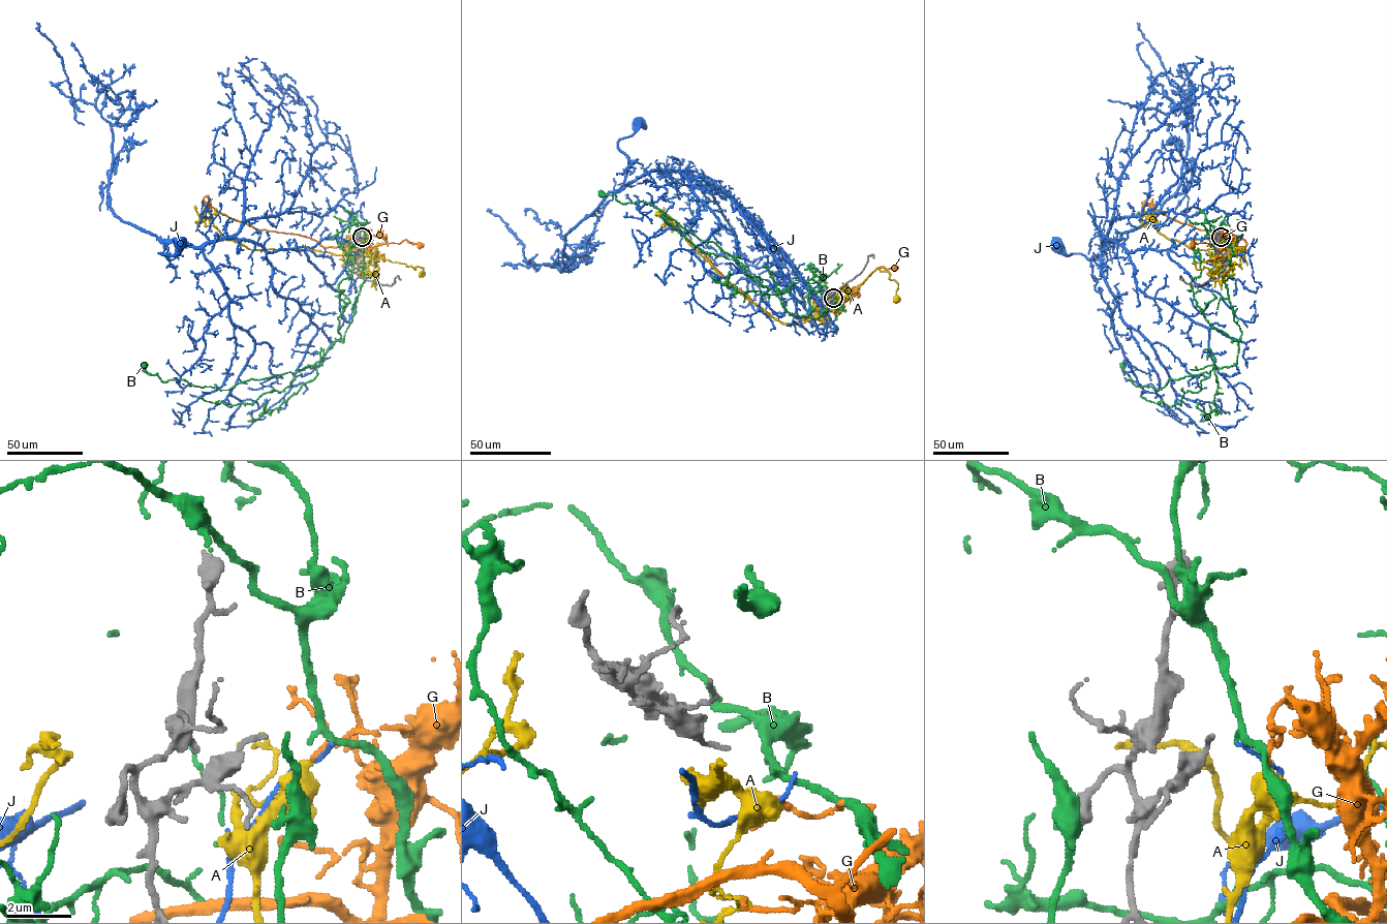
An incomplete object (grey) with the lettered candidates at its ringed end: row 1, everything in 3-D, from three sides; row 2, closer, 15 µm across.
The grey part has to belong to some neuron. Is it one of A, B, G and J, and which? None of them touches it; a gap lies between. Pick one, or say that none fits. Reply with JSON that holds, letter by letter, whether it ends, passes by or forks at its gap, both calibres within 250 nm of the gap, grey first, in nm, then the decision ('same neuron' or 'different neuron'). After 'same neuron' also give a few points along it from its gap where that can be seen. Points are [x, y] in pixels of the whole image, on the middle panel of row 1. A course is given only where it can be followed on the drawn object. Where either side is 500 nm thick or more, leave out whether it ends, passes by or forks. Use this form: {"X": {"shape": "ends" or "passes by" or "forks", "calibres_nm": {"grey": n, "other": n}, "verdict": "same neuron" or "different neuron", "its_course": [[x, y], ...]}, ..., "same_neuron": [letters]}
{"A": {"shape": "passes by", "calibres_nm": {"grey": 120, "other": 480}, "verdict": "different neuron"}, "B": {"shape": "passes by", "calibres_nm": {"grey": 120, "other": 150}, "verdict": "different neuron"}, "G": {"shape": "passes by", "calibres_nm": {"grey": 120, "other": 100}, "verdict": "different neuron"}, "J": {"shape": "ends", "calibres_nm": {"grey": 120, "other": 120}, "verdict": "different neuron"}, "same_neuron": []}

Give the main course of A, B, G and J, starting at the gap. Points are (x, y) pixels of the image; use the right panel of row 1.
A: (1223, 239), (1220, 250), (1222, 256), (1193, 264), (1198, 270), (1204, 267), (1222, 274)
B: (1222, 237), (1232, 250), (1222, 280), (1241, 332), (1236, 362), (1170, 378), (1156, 390), (1134, 384), (1122, 365)
G: (1224, 238), (1228, 246), (1196, 244), (1192, 240), (1193, 245)
J: (1223, 238), (1223, 266), (1205, 284), (1166, 250), (1105, 238), (1113, 246), (1089, 259), (1056, 244)

